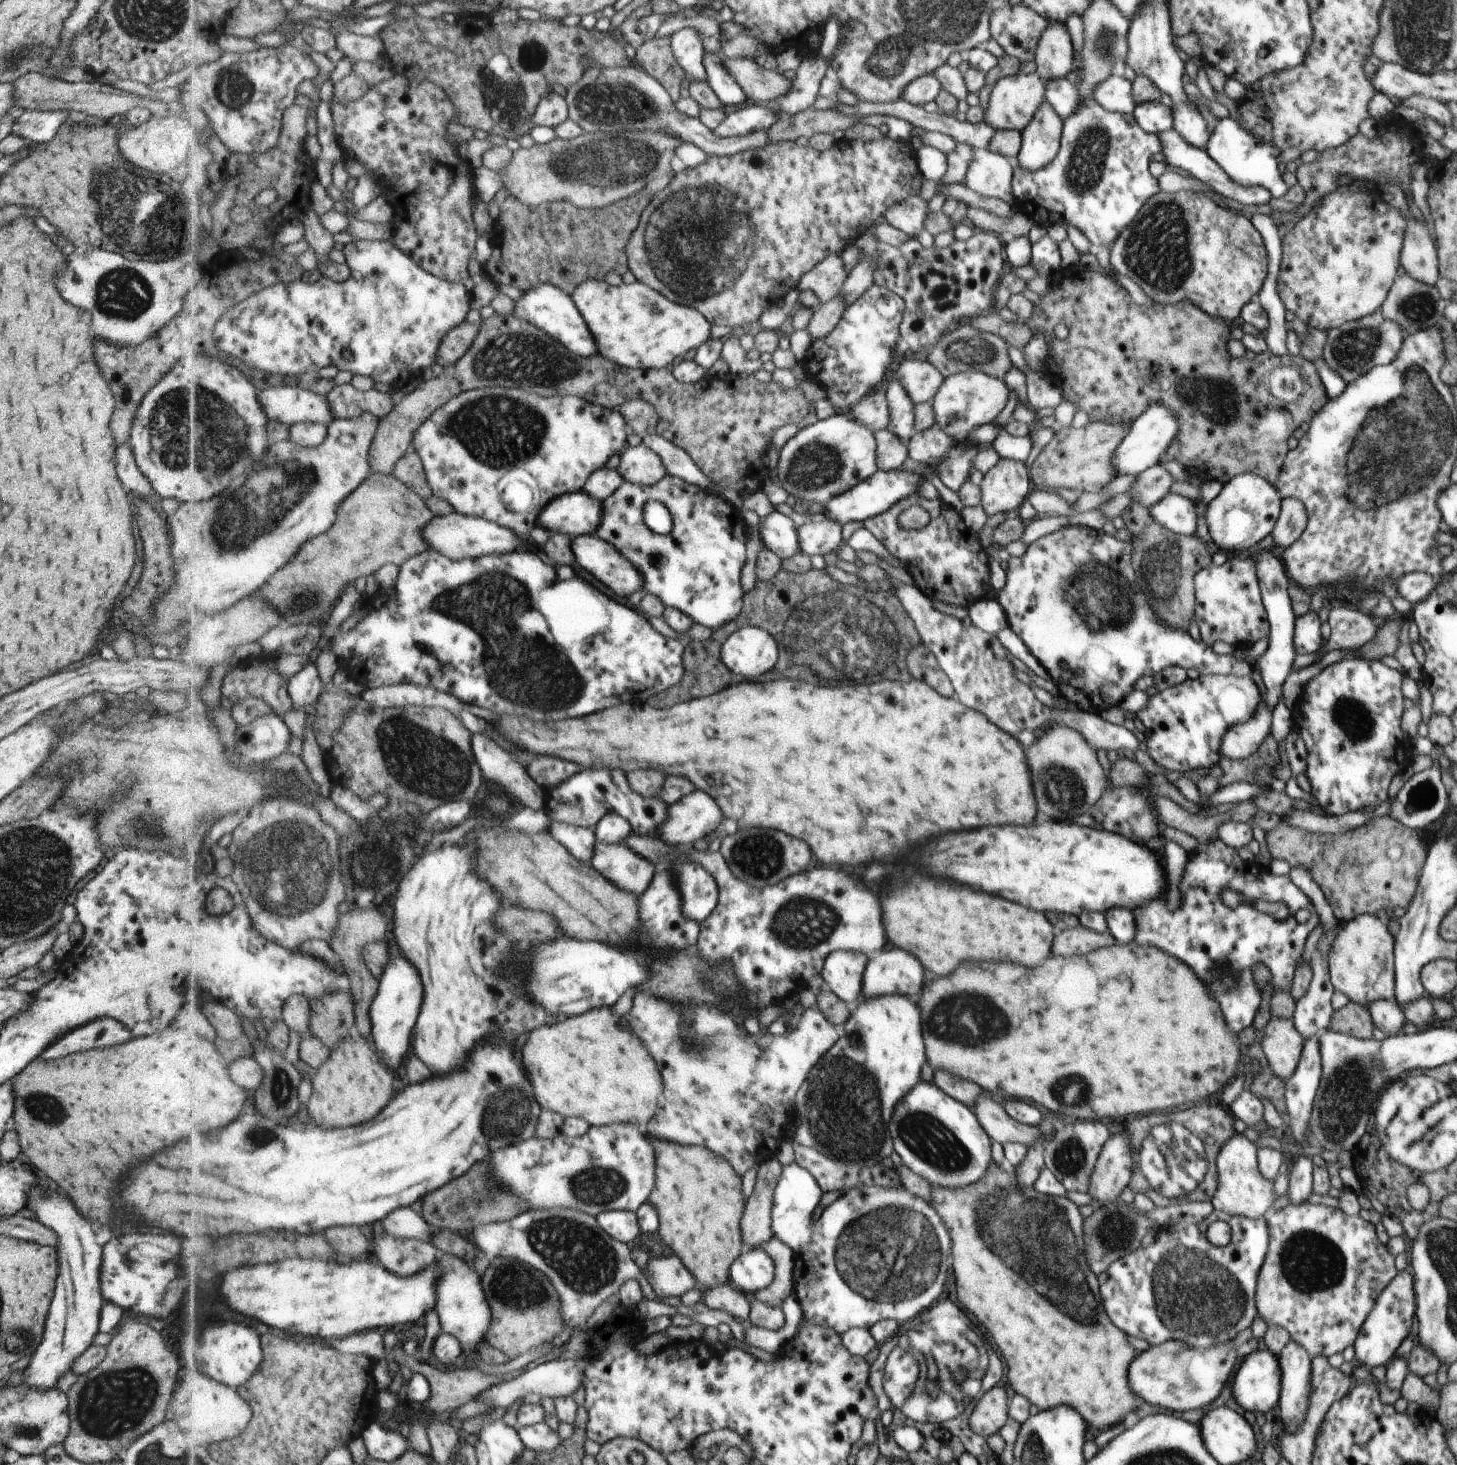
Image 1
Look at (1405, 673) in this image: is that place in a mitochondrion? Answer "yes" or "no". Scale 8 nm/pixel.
no

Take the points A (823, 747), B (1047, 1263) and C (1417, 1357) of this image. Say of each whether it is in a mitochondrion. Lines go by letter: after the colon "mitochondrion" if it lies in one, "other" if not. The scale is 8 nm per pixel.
A: other
B: mitochondrion
C: other

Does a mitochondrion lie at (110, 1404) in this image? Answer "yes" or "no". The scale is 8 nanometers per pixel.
yes

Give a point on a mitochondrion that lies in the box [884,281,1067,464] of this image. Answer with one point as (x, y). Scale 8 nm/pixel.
(967, 349)

